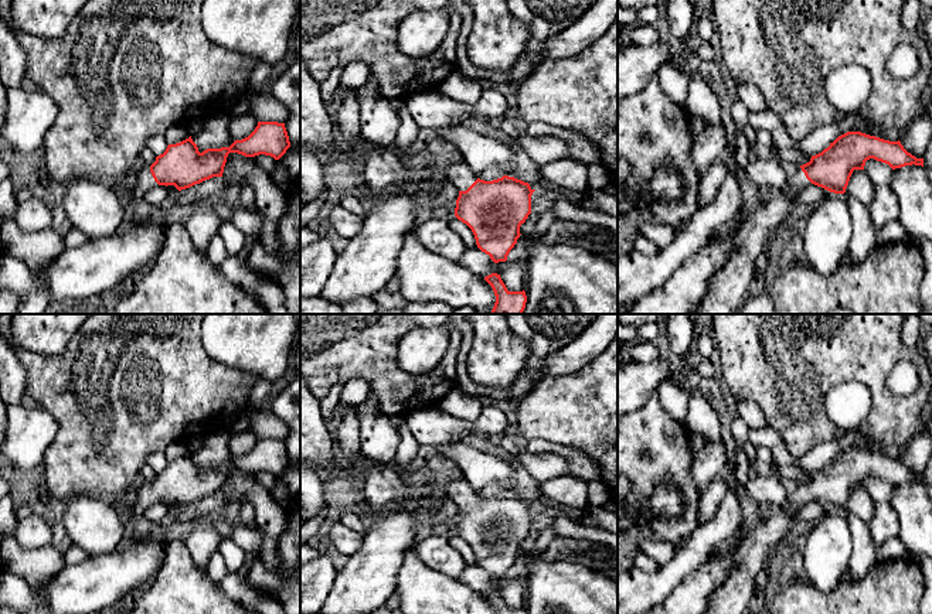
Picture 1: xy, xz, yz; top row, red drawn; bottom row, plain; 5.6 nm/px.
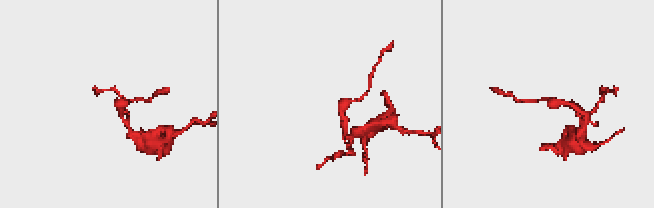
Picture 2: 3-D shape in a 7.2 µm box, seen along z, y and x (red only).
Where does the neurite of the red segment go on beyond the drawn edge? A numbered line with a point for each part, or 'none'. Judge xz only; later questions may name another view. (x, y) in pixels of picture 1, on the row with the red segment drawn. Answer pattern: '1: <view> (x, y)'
1: xz (458, 173)

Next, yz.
1: yz (761, 228)

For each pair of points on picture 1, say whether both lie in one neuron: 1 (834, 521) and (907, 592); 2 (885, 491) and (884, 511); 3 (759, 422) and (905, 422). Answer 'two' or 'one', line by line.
1: two
2: two
3: two

